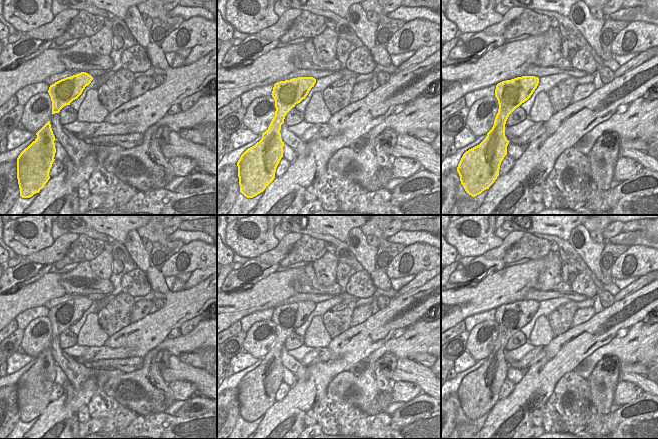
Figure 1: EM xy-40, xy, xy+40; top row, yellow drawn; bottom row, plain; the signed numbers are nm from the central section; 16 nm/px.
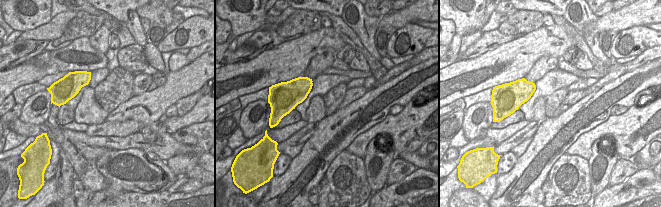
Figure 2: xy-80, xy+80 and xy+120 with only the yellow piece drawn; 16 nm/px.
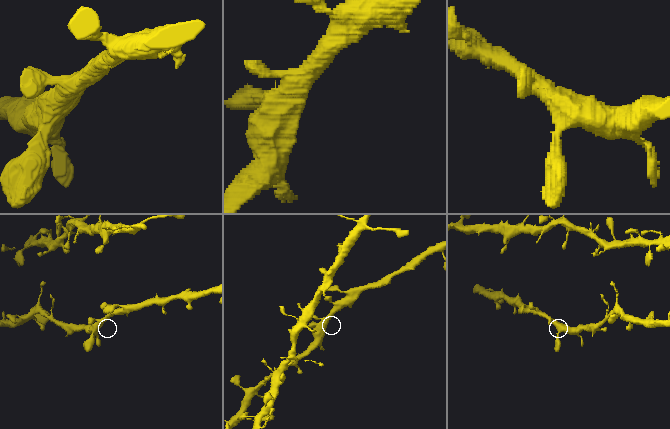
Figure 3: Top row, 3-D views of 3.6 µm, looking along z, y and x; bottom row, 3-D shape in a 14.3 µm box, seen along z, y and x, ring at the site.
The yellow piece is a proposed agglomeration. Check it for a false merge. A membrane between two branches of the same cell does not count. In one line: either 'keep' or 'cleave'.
keep

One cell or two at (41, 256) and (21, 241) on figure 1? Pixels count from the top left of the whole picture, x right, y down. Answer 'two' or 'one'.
two

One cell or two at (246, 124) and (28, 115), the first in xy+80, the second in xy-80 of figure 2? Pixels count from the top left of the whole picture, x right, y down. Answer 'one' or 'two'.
one

